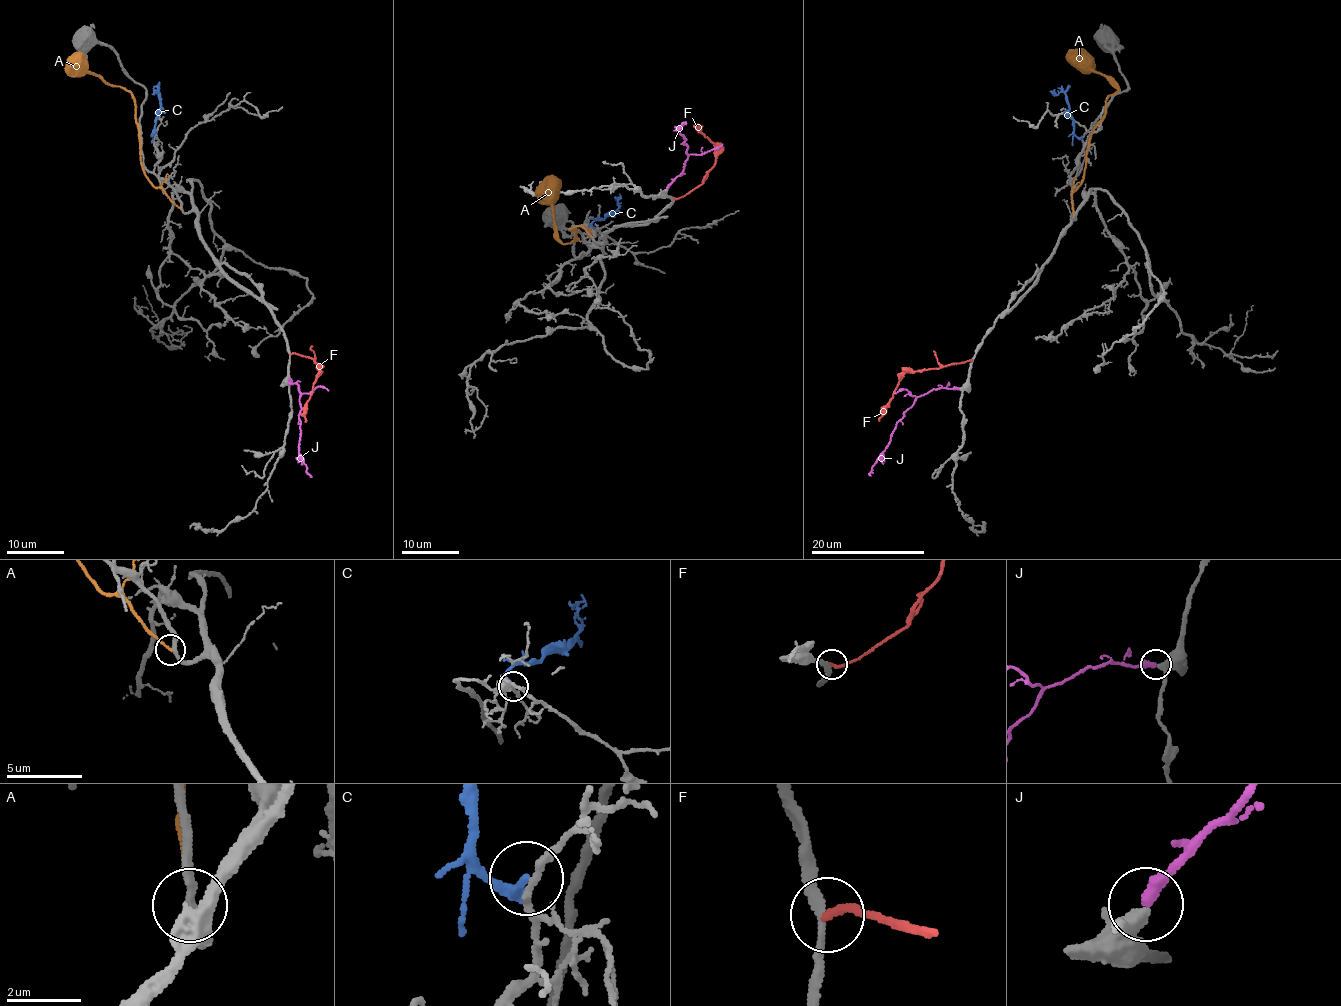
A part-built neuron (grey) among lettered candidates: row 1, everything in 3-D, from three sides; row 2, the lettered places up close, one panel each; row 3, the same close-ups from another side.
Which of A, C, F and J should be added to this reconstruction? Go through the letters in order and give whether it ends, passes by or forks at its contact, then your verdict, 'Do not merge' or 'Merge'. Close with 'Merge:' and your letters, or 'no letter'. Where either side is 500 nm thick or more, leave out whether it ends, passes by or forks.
A: It ends there. Do not merge
C: It ends there. Do not merge
F: It ends there. Do not merge
J: It ends there. Merge
Merge: J

